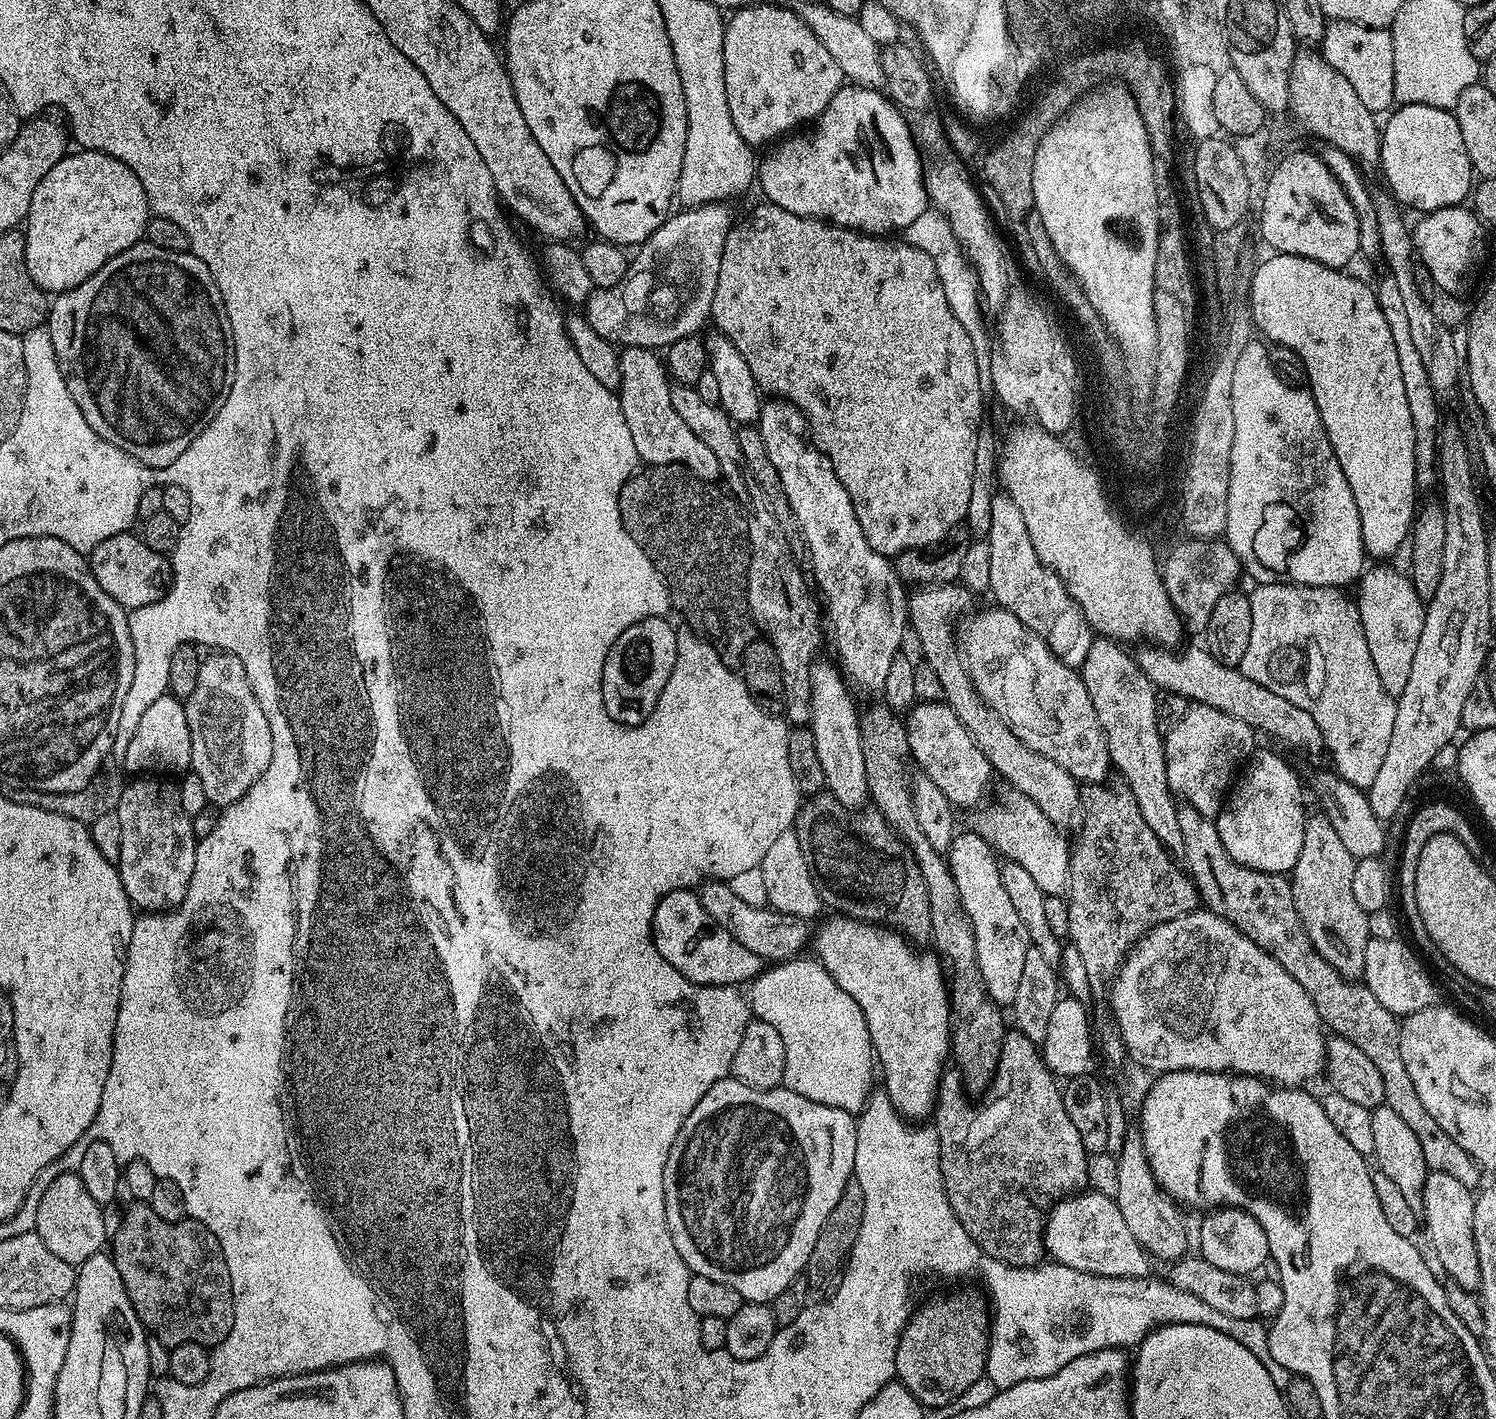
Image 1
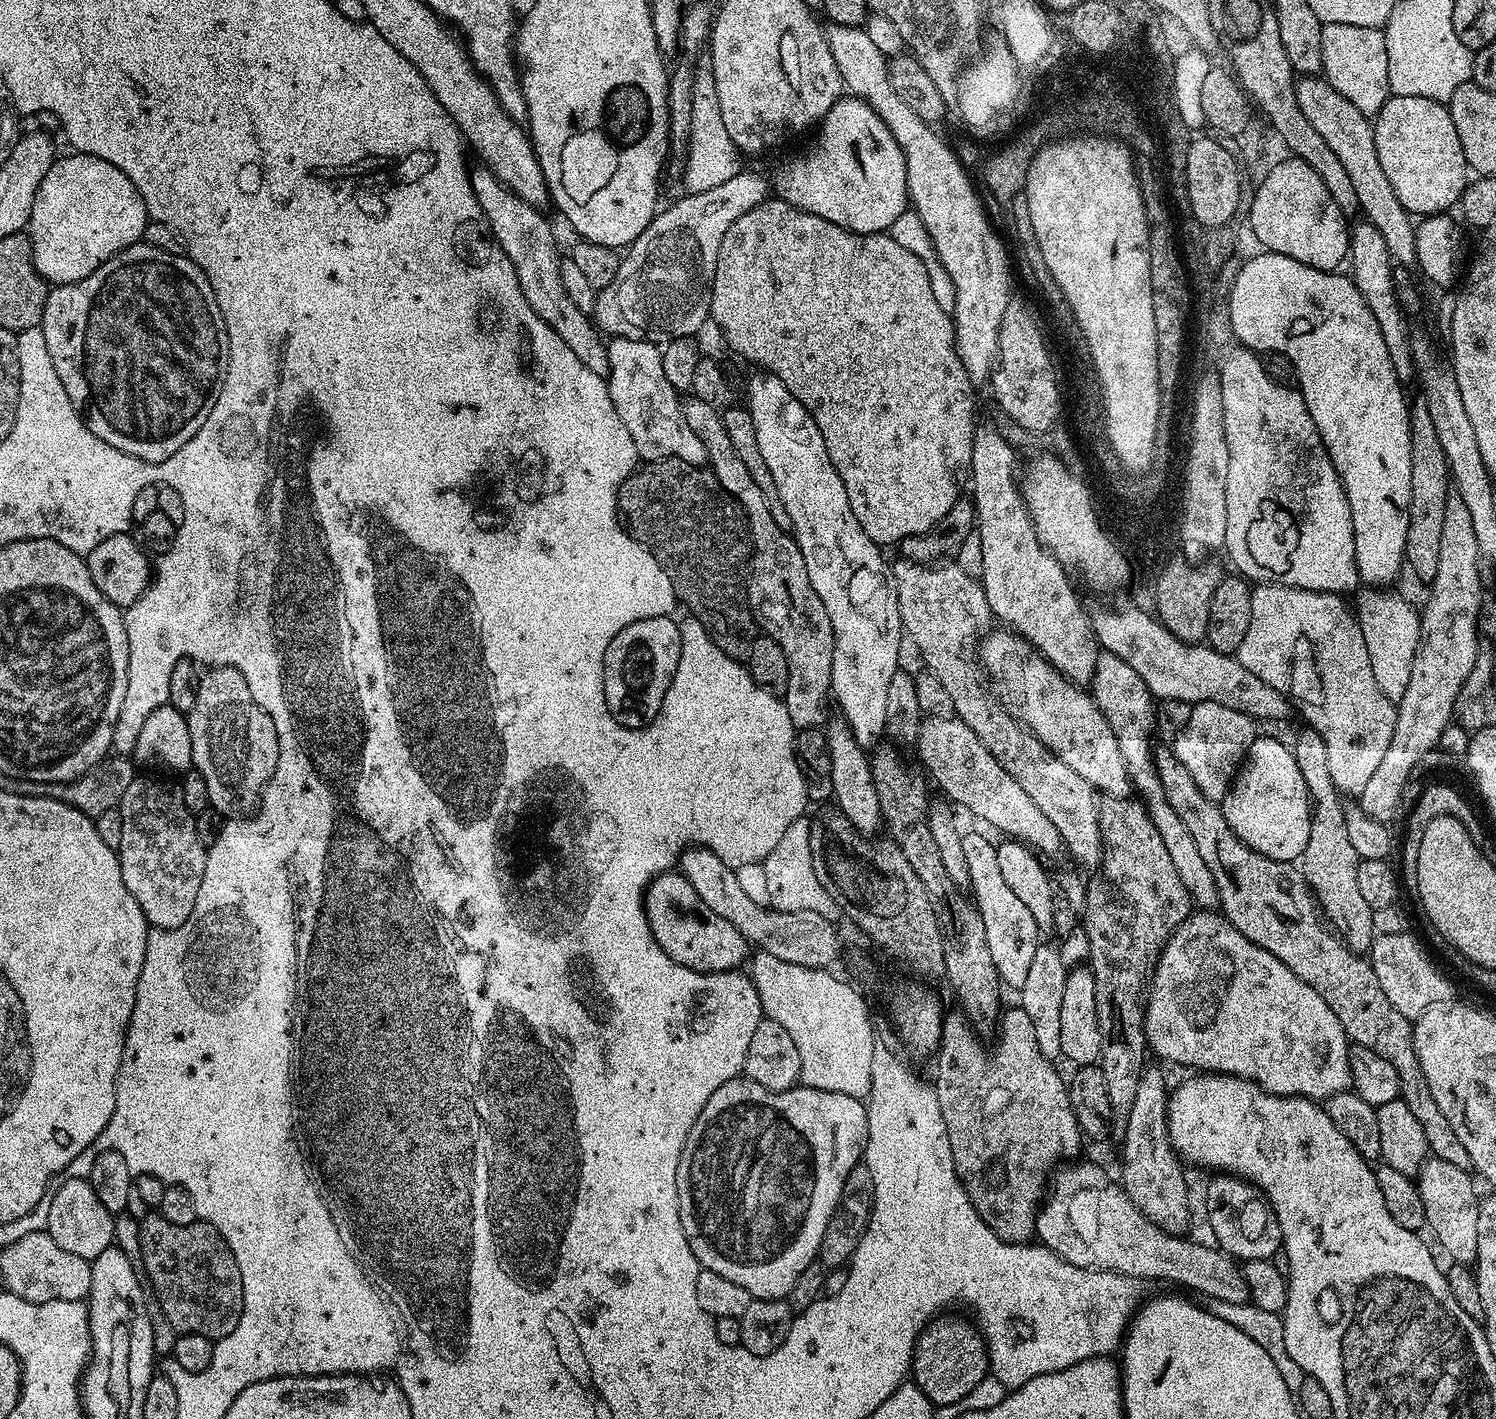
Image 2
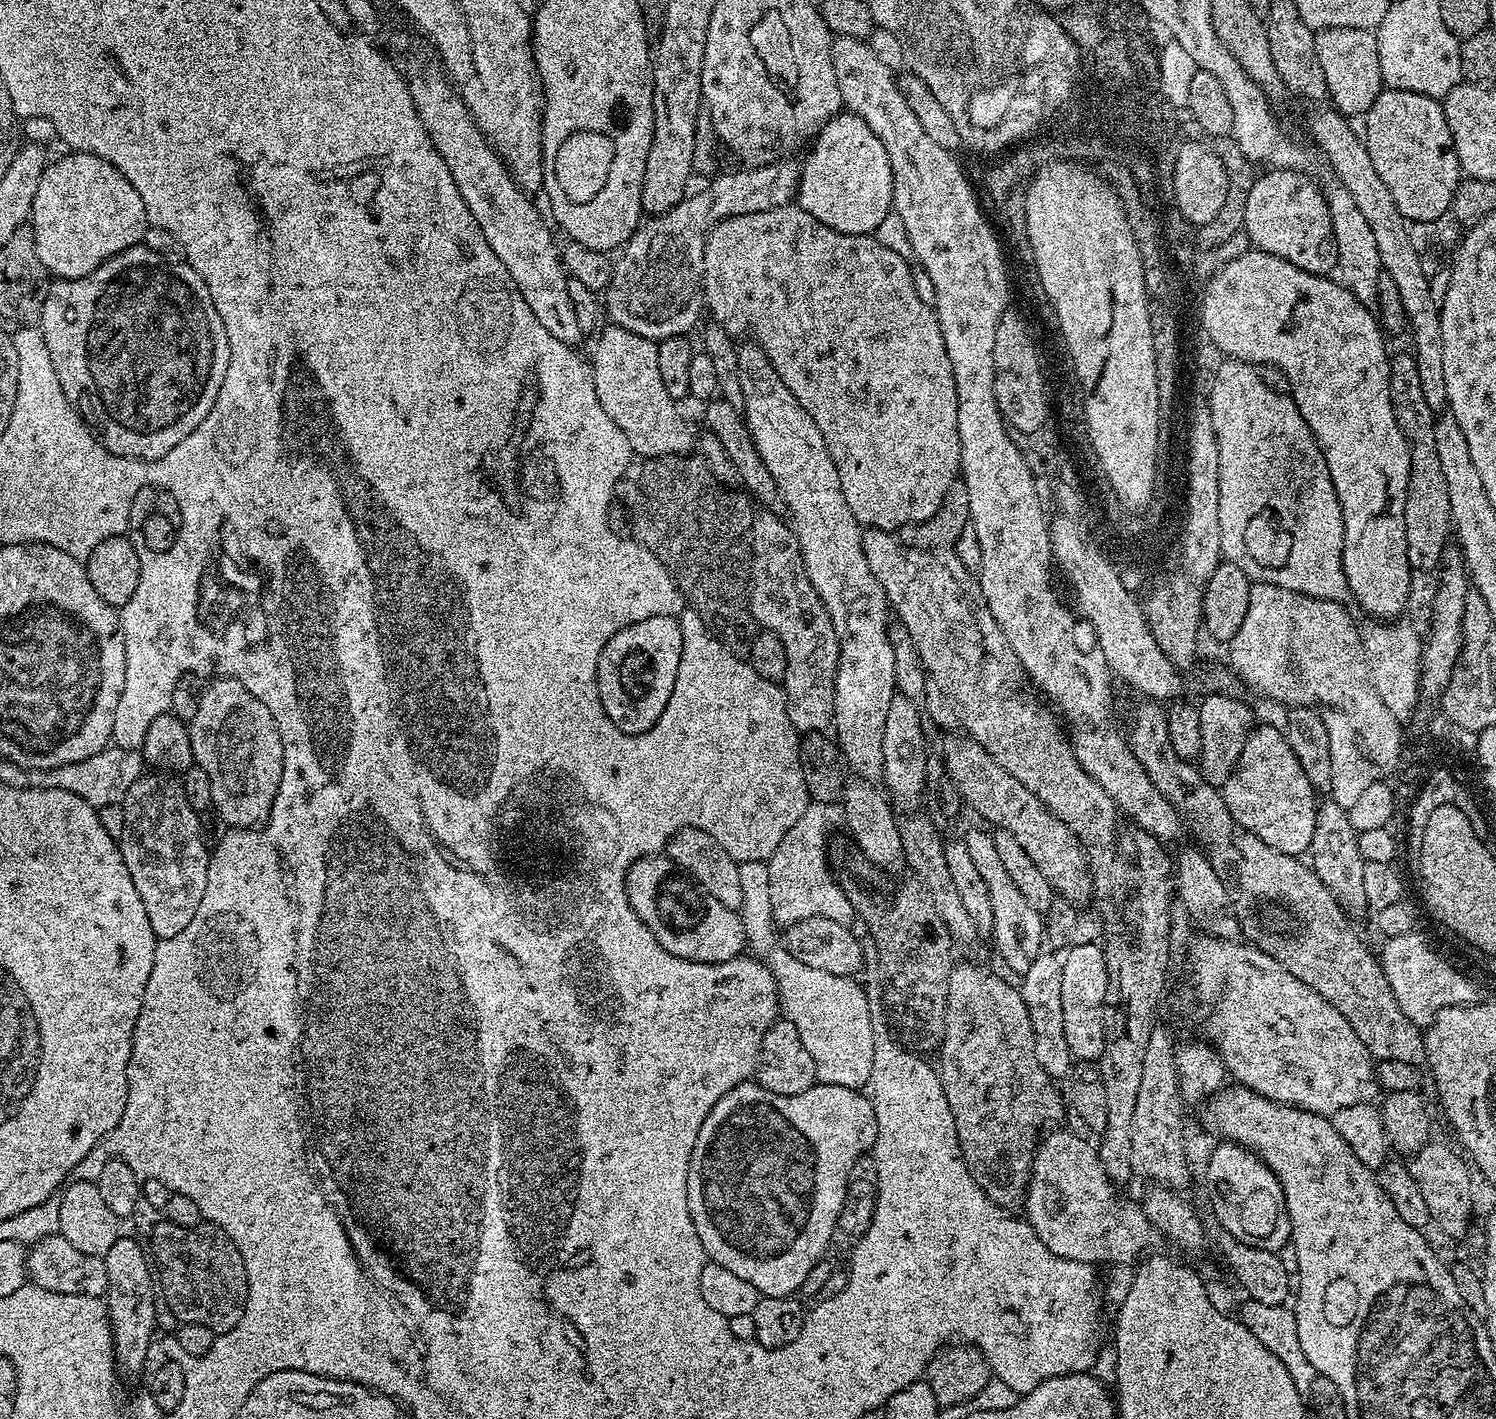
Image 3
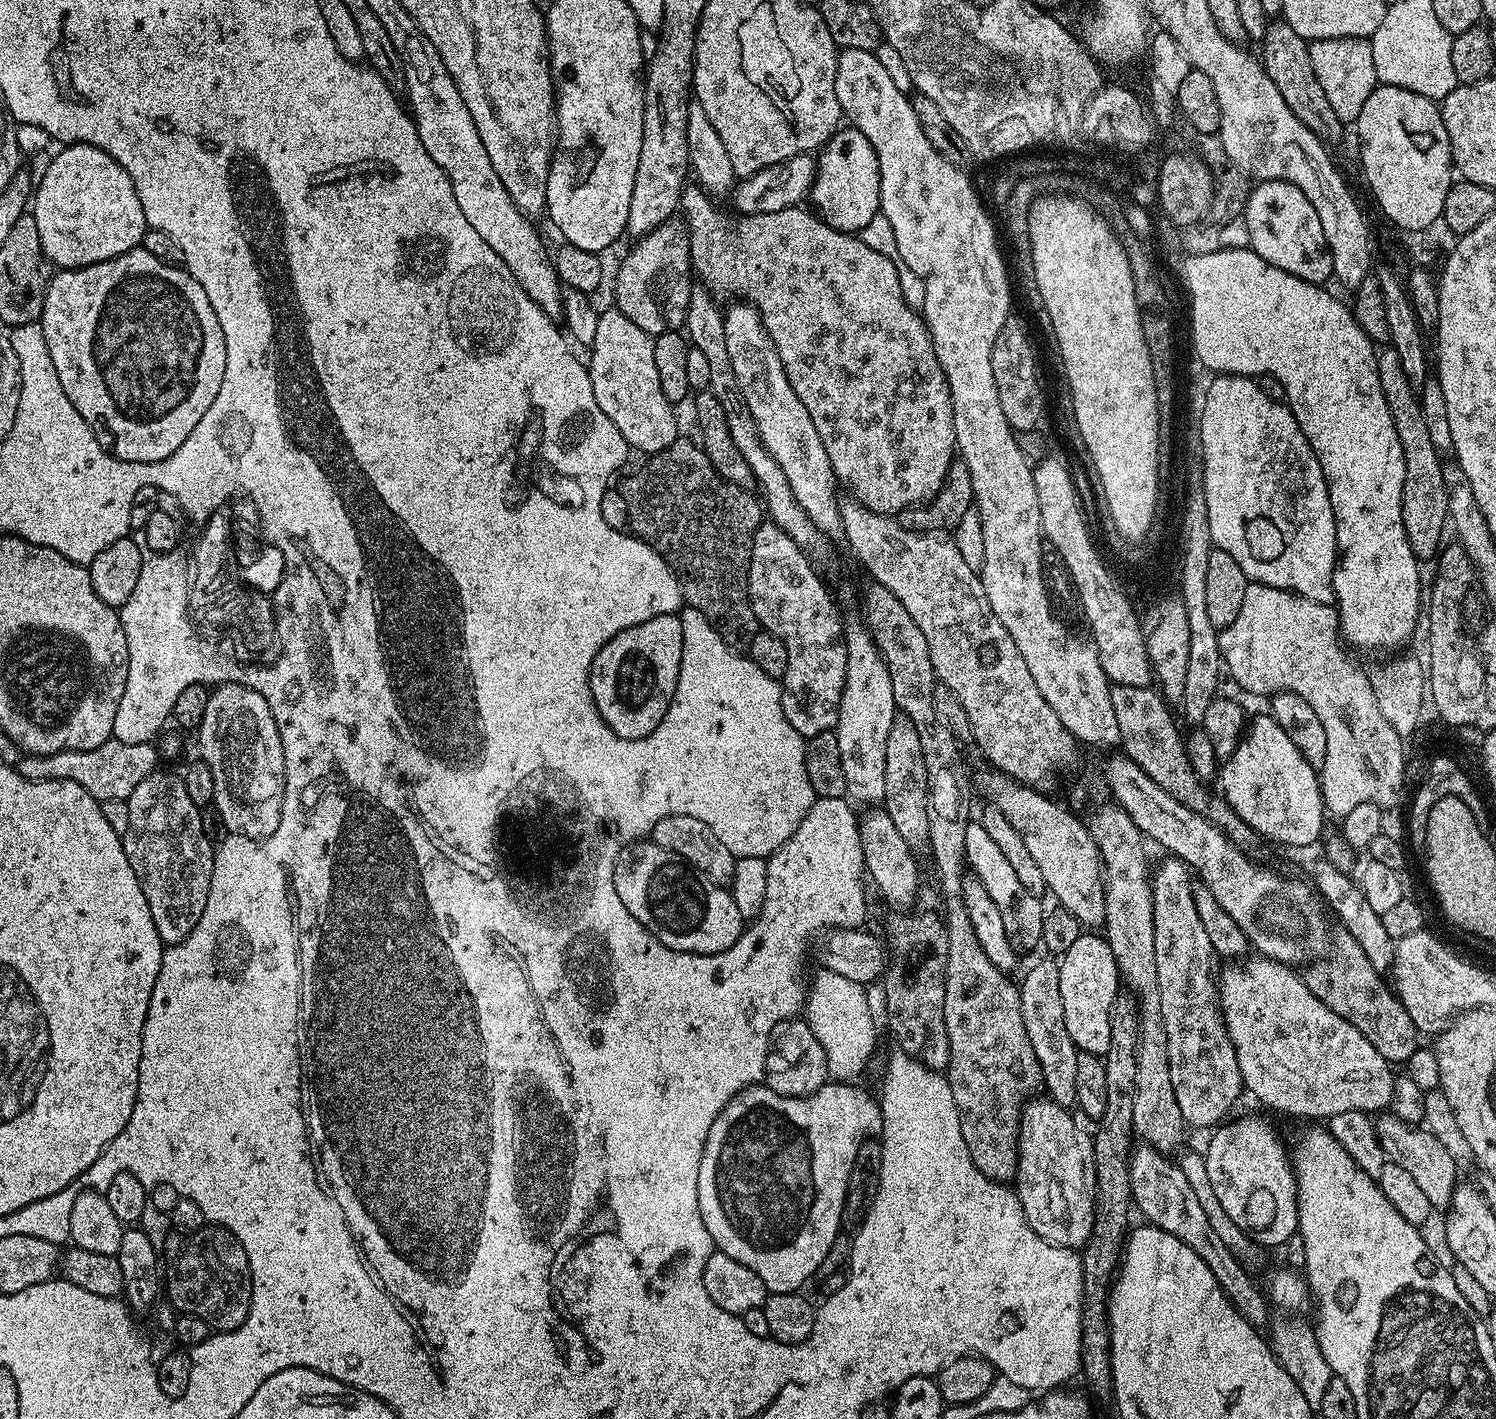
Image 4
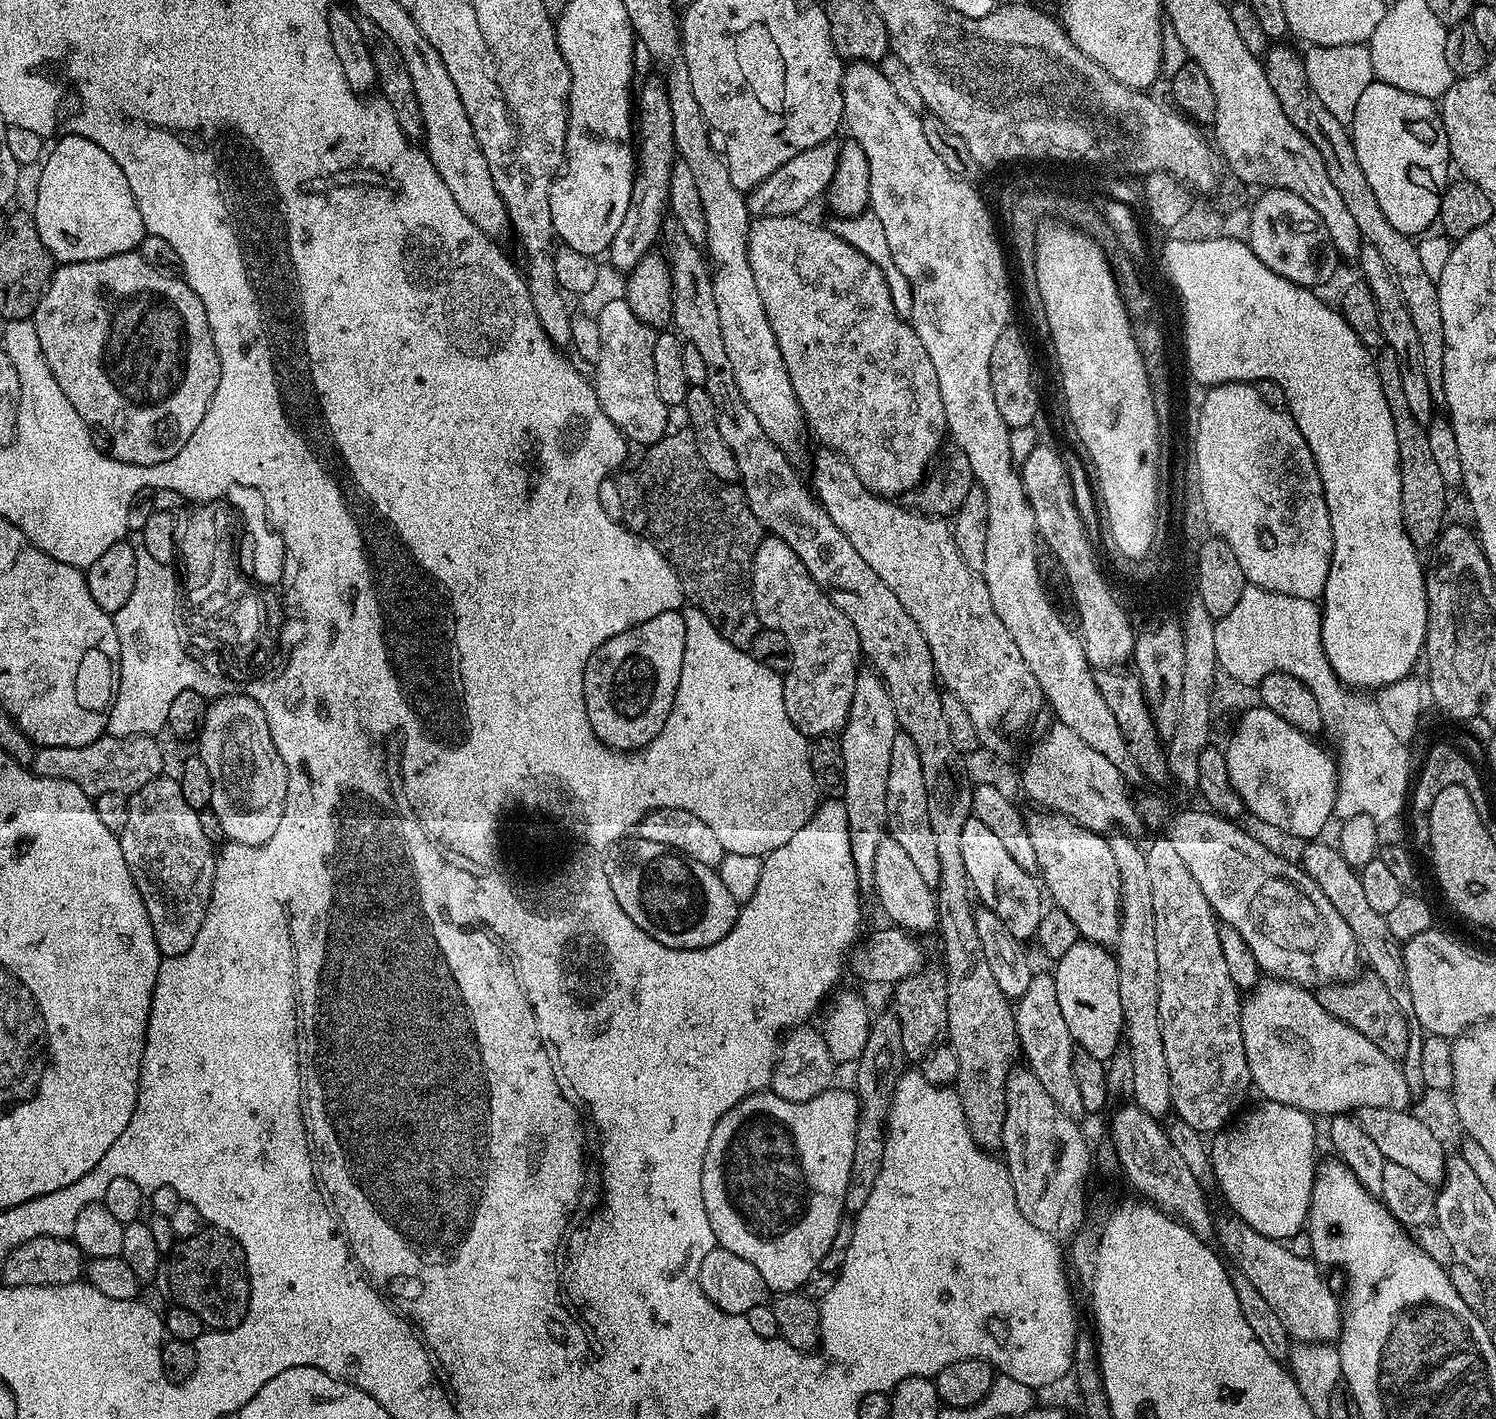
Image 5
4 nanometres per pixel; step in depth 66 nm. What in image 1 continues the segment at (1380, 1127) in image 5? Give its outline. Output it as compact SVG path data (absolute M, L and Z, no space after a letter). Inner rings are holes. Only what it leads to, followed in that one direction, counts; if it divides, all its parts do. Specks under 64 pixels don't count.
M1429 1171L1423 1192L1422 1228L1428 1231L1432 1252L1444 1267L1443 1275L1470 1293L1480 1286L1478 1250L1474 1242L1474 1208L1476 1196L1451 1174Z

